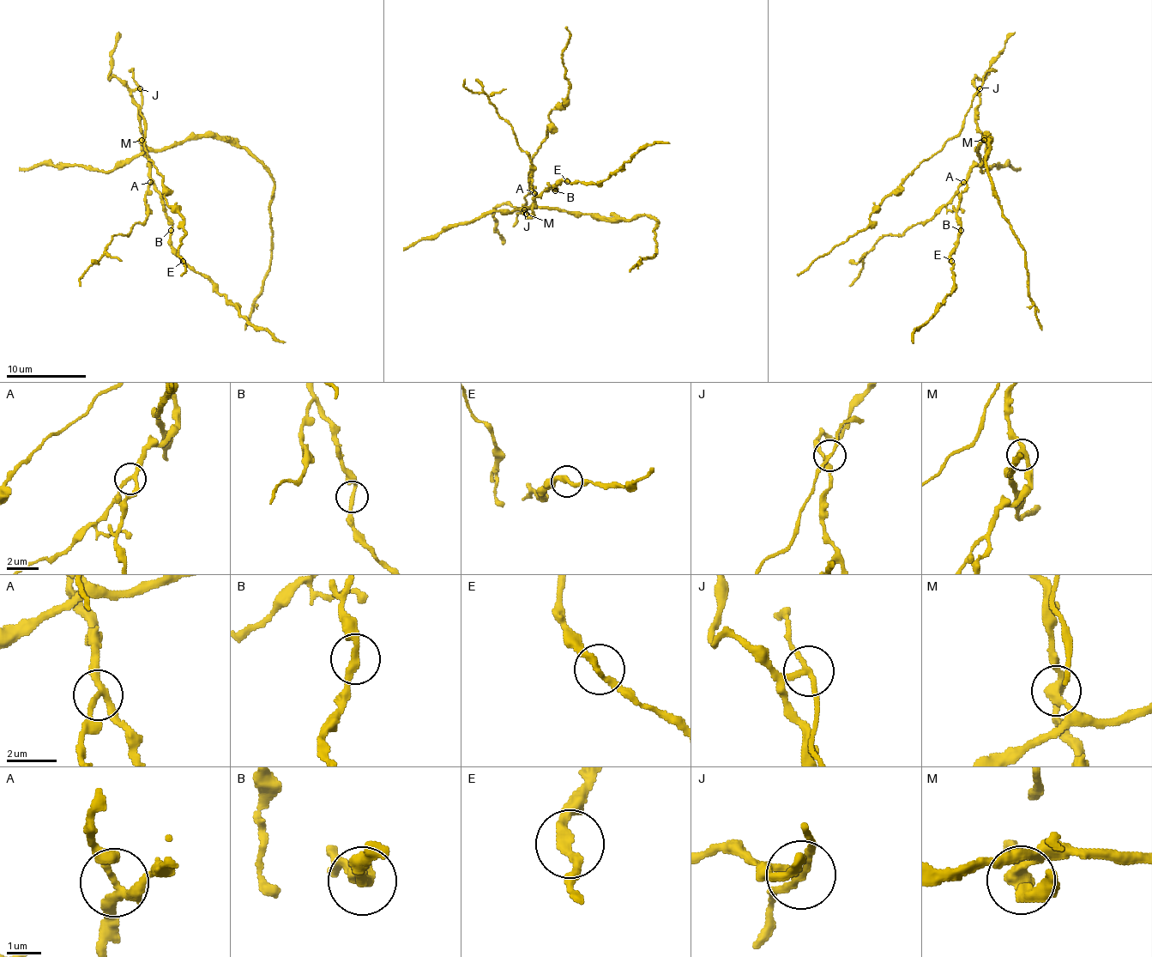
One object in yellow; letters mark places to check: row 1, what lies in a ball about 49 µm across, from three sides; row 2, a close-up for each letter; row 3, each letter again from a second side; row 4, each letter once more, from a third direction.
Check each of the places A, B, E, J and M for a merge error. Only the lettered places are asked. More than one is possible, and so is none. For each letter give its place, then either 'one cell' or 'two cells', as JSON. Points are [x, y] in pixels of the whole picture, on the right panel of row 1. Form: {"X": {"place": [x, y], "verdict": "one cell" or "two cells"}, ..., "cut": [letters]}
{"A": {"place": [963, 182], "verdict": "two cells"}, "B": {"place": [961, 230], "verdict": "one cell"}, "E": {"place": [951, 261], "verdict": "one cell"}, "J": {"place": [980, 88], "verdict": "two cells"}, "M": {"place": [984, 140], "verdict": "two cells"}, "cut": ["A", "J", "M"]}

